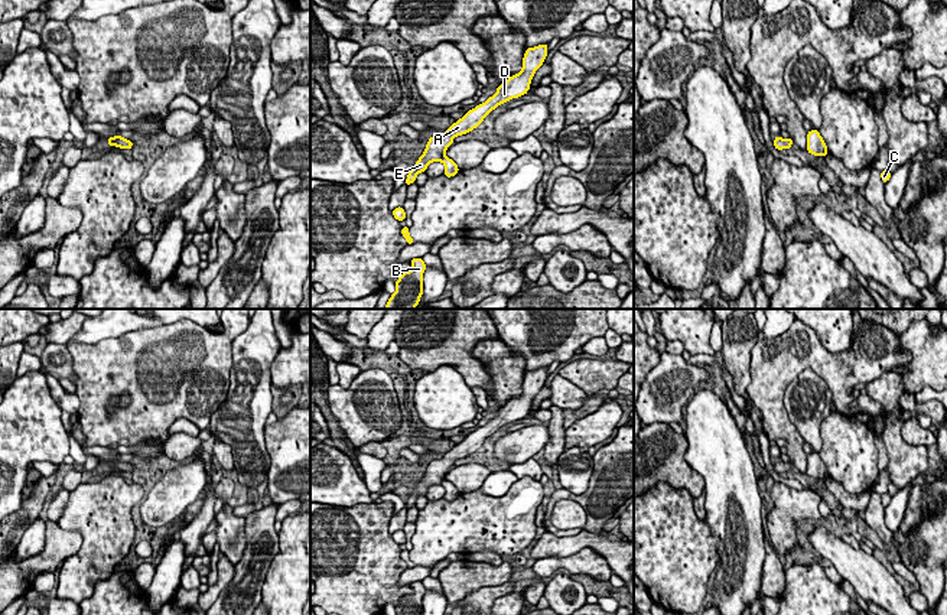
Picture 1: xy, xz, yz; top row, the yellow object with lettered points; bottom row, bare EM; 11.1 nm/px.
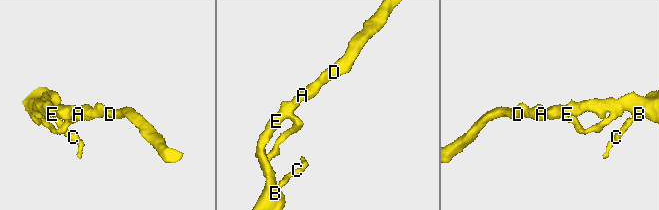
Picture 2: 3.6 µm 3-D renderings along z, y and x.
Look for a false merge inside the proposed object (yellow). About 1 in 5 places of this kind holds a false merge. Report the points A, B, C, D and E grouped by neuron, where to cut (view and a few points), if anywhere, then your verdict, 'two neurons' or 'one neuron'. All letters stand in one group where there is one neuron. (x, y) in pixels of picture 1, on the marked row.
groups A B C D E; cut none; one neuron

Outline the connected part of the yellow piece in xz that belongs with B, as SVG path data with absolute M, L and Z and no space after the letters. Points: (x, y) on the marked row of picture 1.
M422 257L411 258L410 263L414 269L400 274L394 283L396 293L390 296L385 309L414 309L419 305L423 296L423 273L427 266Z

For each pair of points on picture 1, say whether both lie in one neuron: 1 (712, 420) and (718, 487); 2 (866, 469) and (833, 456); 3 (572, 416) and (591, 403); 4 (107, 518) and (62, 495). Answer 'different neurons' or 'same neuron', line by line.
1: same neuron
2: same neuron
3: same neuron
4: different neurons

